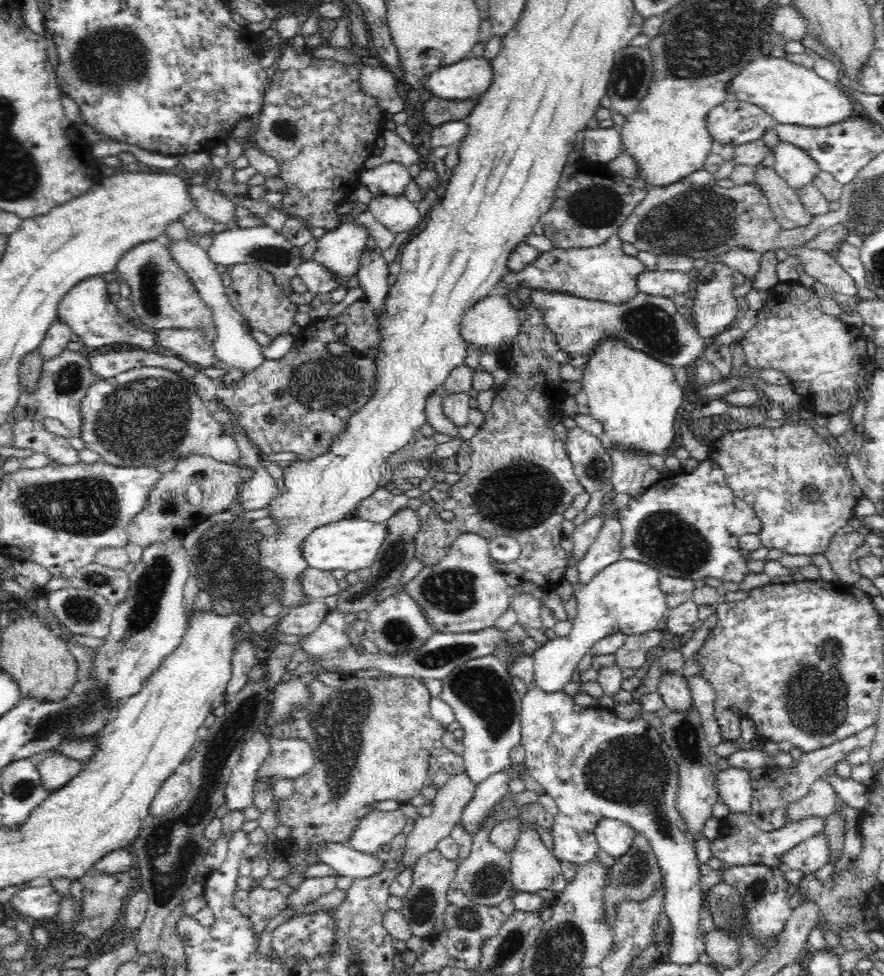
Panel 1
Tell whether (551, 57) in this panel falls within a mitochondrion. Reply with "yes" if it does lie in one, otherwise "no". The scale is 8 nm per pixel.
no

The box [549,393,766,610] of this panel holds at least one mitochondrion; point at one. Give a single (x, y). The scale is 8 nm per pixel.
(664, 537)

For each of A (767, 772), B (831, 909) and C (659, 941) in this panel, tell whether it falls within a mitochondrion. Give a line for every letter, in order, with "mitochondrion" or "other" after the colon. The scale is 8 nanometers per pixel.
A: other
B: other
C: other

